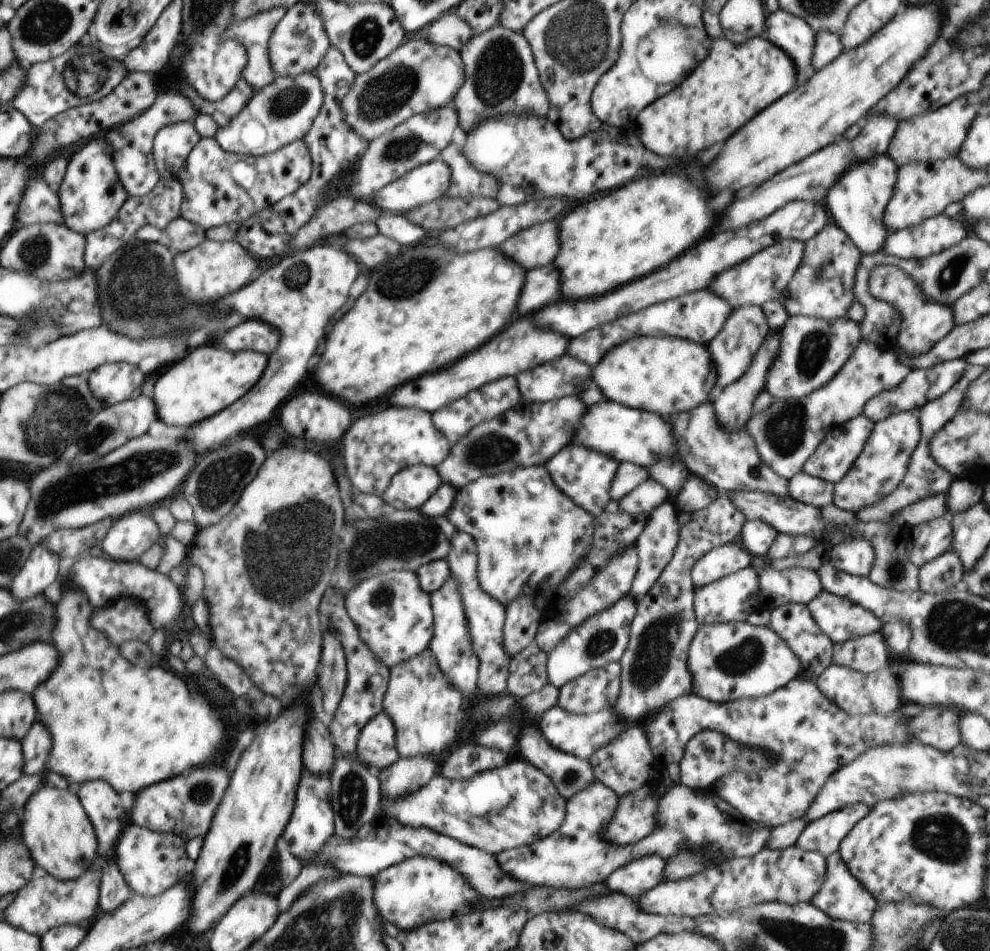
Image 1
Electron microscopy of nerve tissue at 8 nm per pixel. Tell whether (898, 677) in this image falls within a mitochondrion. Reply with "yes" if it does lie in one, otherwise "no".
no

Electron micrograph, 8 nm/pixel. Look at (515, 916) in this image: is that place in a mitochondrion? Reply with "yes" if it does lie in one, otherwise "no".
no

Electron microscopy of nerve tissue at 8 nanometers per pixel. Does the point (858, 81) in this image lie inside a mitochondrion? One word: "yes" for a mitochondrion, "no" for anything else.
no

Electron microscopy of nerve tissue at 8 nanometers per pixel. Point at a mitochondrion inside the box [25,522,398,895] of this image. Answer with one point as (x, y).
(351, 791)

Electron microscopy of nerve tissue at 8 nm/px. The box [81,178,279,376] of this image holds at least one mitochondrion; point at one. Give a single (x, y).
(136, 278)

